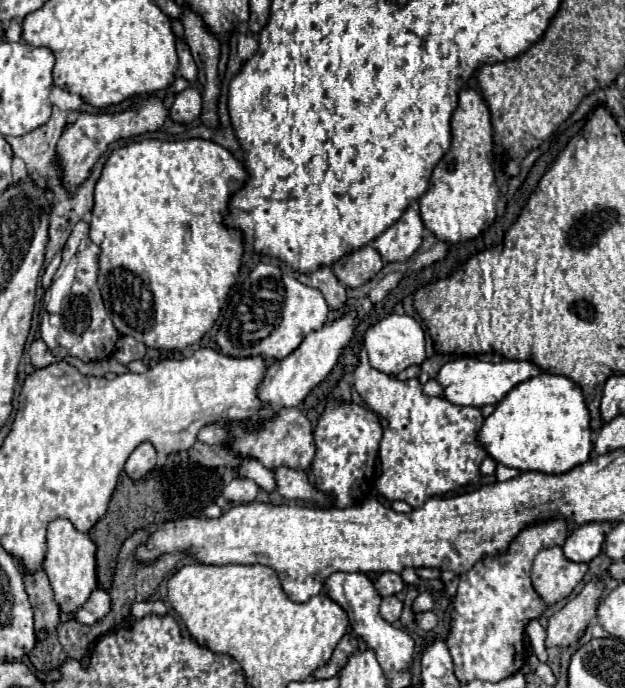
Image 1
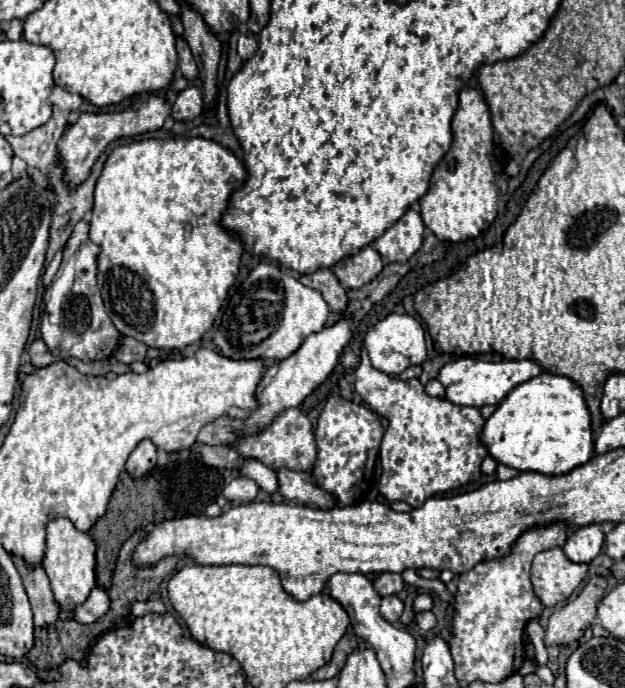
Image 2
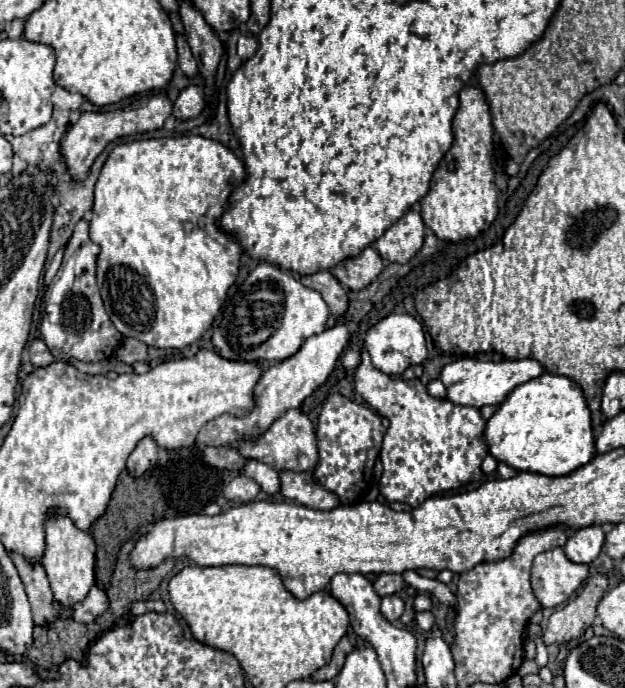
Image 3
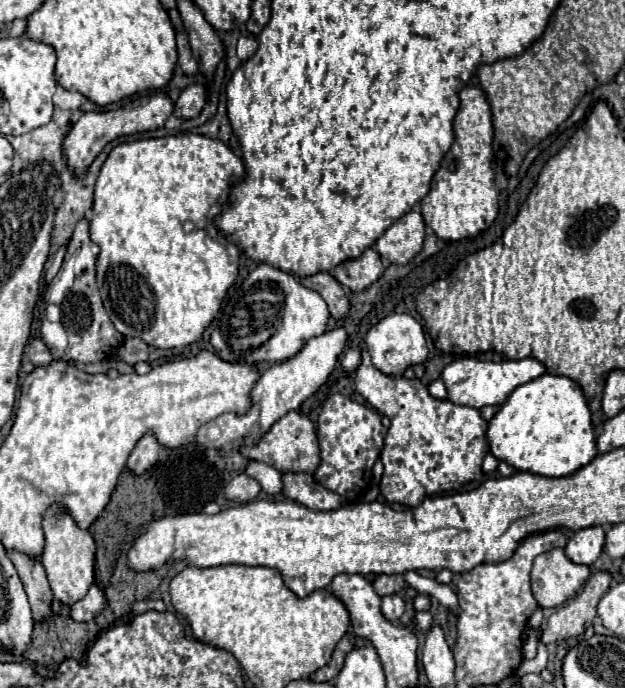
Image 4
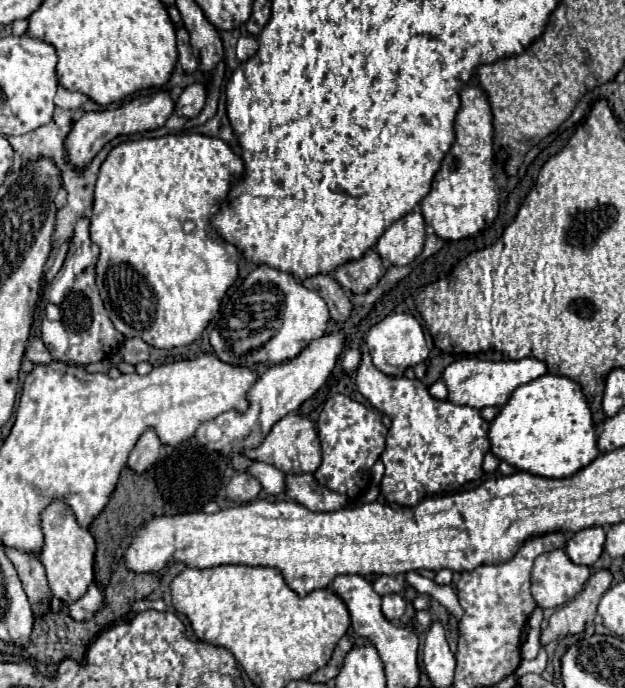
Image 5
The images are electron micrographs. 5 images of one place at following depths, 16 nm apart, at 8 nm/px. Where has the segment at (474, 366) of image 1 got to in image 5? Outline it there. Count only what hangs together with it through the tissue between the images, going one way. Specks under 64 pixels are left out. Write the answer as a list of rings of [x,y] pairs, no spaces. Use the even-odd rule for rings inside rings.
[[[460,358],[444,368],[442,380],[448,388],[448,400],[460,406],[484,408],[484,406],[504,406],[508,396],[520,386],[536,380],[538,376],[546,374],[546,364],[538,358],[522,358],[522,360],[502,360],[502,362],[488,362],[478,358]]]

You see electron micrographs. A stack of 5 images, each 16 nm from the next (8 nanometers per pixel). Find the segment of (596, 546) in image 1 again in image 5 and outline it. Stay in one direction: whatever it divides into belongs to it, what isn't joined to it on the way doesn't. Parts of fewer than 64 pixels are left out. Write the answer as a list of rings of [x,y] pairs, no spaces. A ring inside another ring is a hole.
[[[592,526],[592,528],[584,528],[580,532],[576,532],[568,544],[566,544],[566,554],[574,564],[584,564],[584,566],[592,566],[602,550],[604,550],[604,542],[606,542],[606,532],[600,526]]]

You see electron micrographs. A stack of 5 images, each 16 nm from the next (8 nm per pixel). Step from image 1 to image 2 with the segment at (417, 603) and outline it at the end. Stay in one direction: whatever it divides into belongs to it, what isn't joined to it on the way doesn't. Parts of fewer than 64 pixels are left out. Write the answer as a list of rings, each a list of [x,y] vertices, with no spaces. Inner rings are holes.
[[[426,592],[426,594],[418,594],[416,600],[414,600],[414,612],[424,612],[424,610],[432,610],[434,606],[434,600],[432,600],[432,594]]]

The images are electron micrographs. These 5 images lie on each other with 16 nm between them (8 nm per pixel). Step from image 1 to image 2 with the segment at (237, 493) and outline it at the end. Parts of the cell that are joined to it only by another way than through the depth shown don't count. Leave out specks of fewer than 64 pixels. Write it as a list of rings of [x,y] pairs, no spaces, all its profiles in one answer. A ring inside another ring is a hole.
[[[236,476],[224,490],[222,490],[222,494],[224,494],[224,498],[226,500],[230,500],[230,502],[234,502],[234,504],[246,504],[246,502],[252,502],[254,498],[256,498],[256,494],[258,494],[258,486],[256,486],[256,482],[254,480],[248,480],[248,478],[244,478],[244,476]]]

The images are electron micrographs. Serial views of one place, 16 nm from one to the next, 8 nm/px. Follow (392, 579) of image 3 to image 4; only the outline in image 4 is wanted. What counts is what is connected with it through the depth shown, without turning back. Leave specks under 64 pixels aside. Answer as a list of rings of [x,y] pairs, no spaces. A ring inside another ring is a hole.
[[[380,574],[374,580],[374,590],[378,596],[388,596],[388,594],[396,594],[404,588],[404,578],[402,574]]]

